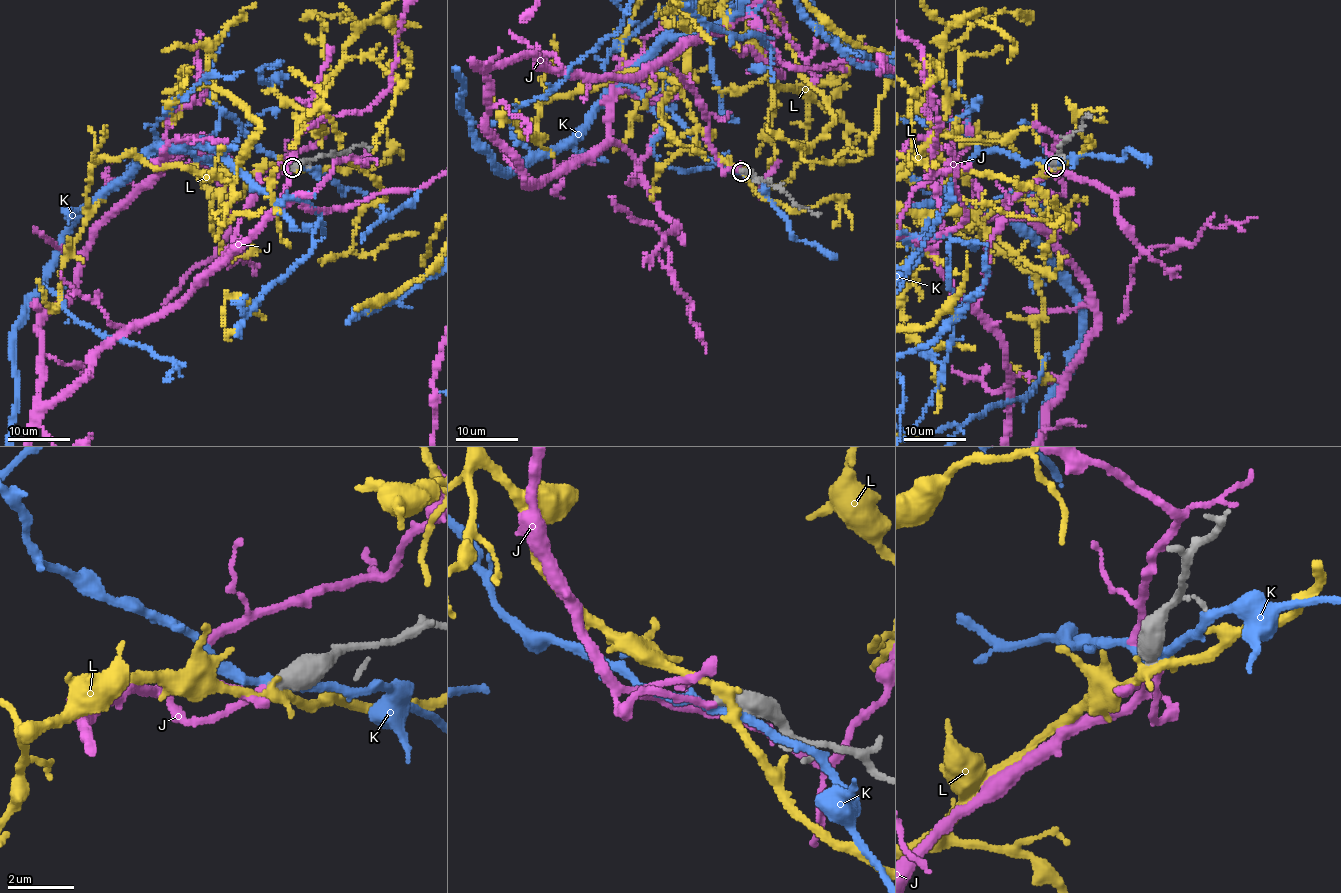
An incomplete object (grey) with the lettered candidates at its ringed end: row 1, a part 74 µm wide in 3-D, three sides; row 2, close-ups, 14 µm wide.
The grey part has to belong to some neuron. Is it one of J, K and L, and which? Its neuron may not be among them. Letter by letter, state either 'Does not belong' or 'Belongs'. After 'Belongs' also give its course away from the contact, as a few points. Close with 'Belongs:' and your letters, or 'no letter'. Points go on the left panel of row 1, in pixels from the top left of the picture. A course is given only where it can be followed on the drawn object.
J: Belongs
K: Does not belong
L: Does not belong
Belongs: J

